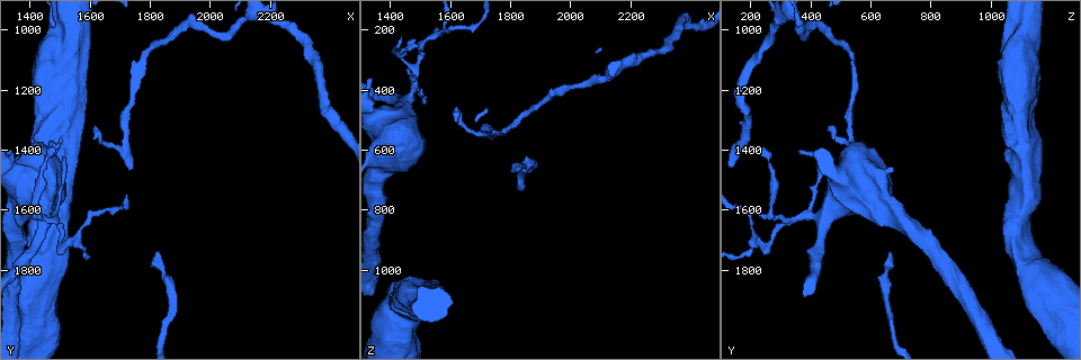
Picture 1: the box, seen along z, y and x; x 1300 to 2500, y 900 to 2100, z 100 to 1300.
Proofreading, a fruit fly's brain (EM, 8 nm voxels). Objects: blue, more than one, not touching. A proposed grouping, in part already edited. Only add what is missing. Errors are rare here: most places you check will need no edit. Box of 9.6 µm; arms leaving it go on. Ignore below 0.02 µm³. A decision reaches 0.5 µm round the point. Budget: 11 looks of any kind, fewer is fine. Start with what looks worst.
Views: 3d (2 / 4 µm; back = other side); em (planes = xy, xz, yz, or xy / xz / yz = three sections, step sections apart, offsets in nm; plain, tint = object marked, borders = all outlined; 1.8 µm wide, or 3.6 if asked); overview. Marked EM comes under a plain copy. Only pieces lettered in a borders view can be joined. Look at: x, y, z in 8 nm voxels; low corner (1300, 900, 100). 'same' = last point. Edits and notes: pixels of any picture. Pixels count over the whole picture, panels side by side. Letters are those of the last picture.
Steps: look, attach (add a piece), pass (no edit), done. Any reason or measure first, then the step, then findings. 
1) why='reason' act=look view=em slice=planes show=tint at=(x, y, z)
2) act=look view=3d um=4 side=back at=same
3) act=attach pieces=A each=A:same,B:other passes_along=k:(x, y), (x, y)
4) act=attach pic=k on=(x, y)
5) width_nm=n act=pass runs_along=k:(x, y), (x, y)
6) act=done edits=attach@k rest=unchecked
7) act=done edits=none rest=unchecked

why='branch stops here' act=look view=em slice=xy step=4 show=tint at=(1720, 1460, 560)

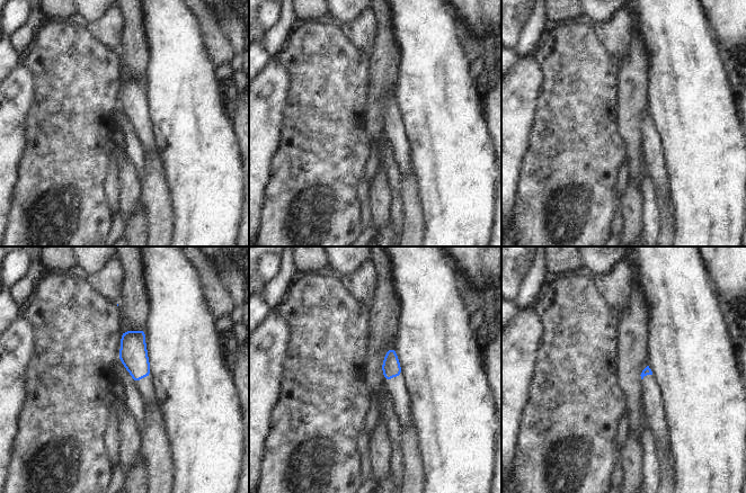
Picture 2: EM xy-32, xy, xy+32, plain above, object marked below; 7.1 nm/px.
why='another direction' act=look view=em slice=planes show=borders at=same

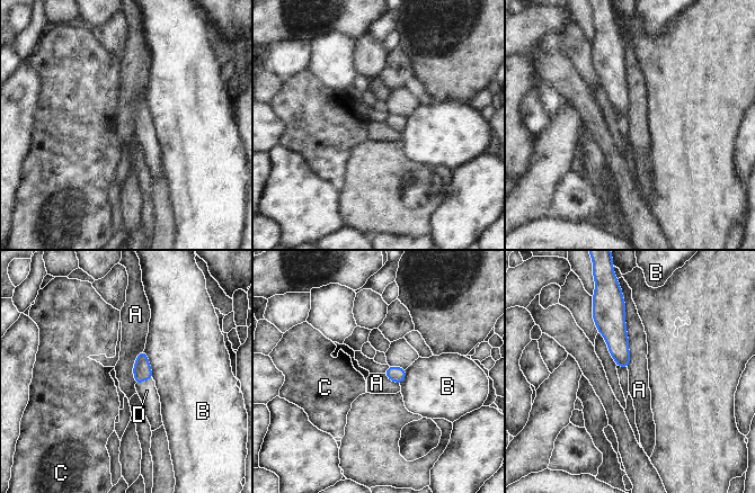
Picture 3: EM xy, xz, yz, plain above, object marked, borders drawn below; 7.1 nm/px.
act=attach pic=3 on=(147, 391) each=A:other,B:other,C:other,D:same passes_along=3:(142, 370), (143, 379), (147, 391) found='the cell continues'

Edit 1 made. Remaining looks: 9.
why='an open end' act=look view=3d um=4 at=(1470, 1390, 240)

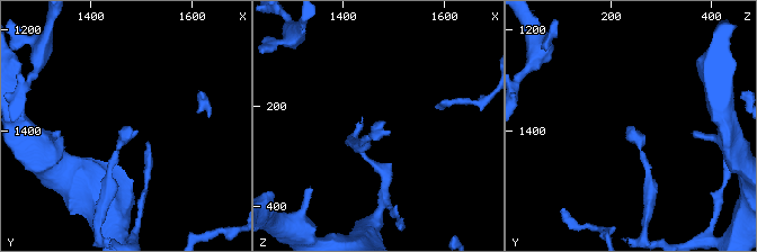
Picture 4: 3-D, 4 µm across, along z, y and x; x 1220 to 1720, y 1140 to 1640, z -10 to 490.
act=look view=em um=3.6 slice=xy step=8 show=tint at=(1475, 1390, 235)

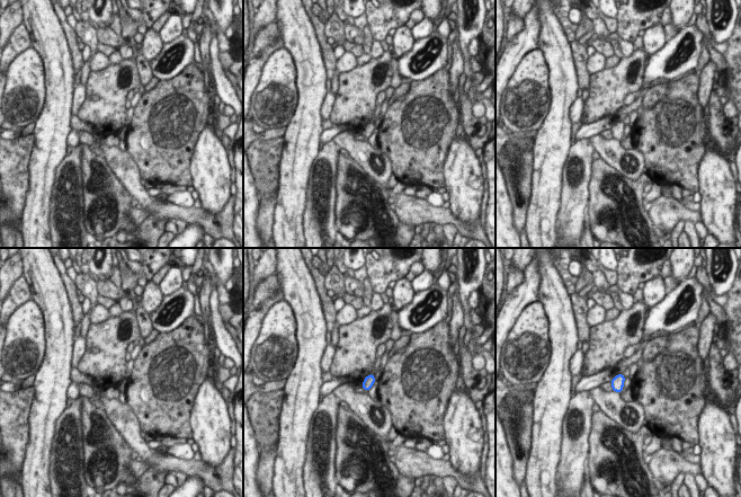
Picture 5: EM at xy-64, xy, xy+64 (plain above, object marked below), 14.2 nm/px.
act=look view=em um=3.6 slice=planes show=borders at=same

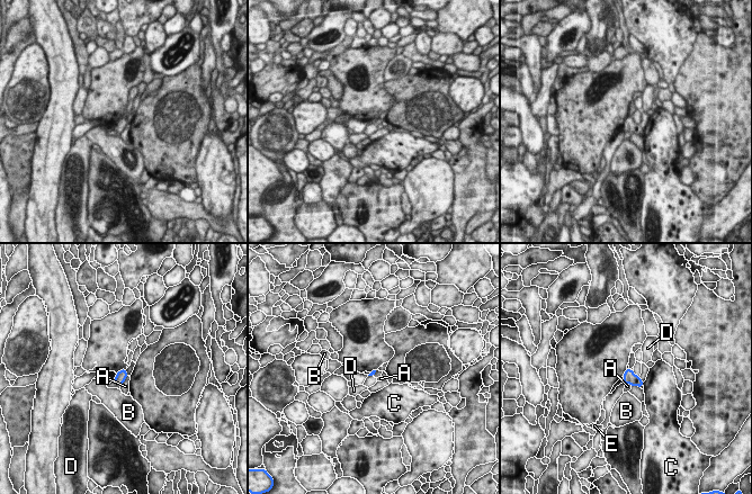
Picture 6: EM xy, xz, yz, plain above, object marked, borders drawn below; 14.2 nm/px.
act=pass each=A:other,B:other,C:other,D:other,E:other border=6:(127, 375), (121, 386) found='none of them fits'

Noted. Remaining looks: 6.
why='two arms in line, one across' act=look view=em slice=planes show=borders at=(1550, 1710, 220)

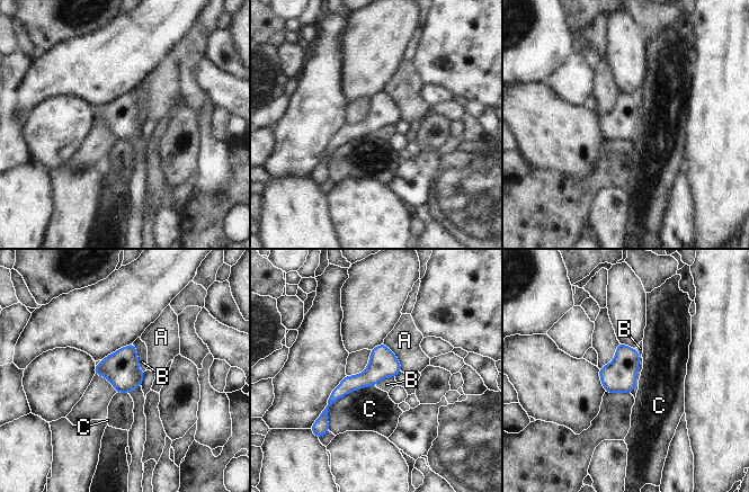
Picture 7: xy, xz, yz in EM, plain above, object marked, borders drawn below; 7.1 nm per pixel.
act=pass each=A:other,B:other,C:other border=7:(635, 348), (639, 369), (630, 392) found='none of them fits'

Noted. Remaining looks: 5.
act=done edits=attach@3 rest=unchecked

